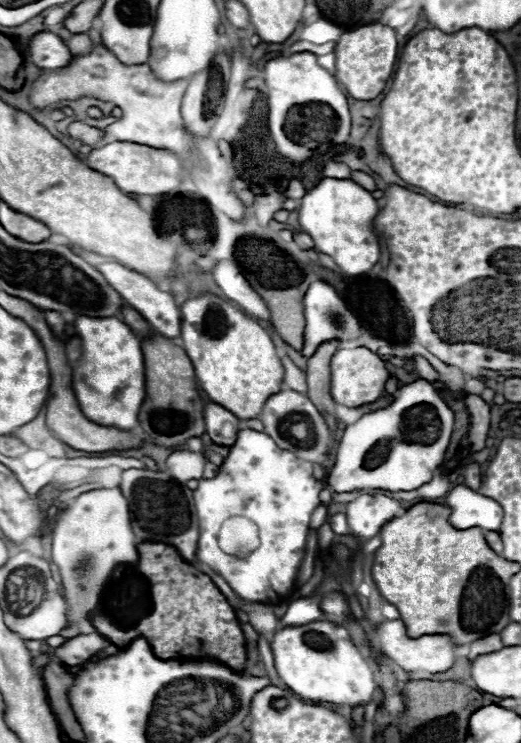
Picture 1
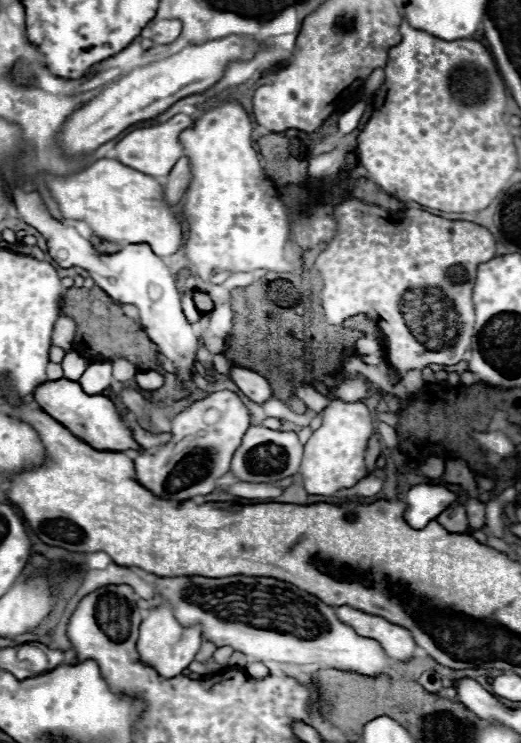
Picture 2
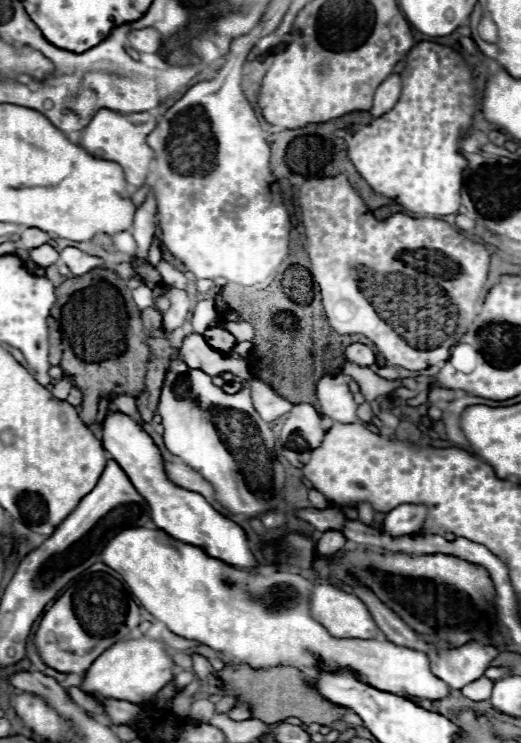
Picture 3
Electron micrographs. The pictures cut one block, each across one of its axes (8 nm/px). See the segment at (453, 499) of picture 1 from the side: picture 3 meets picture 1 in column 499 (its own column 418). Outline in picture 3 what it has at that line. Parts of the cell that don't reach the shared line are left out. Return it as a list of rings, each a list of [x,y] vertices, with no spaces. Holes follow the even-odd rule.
[[[400,504],[398,508],[386,514],[388,520],[384,520],[384,530],[390,532],[392,536],[414,534],[424,524],[426,512],[428,508],[424,504]]]

